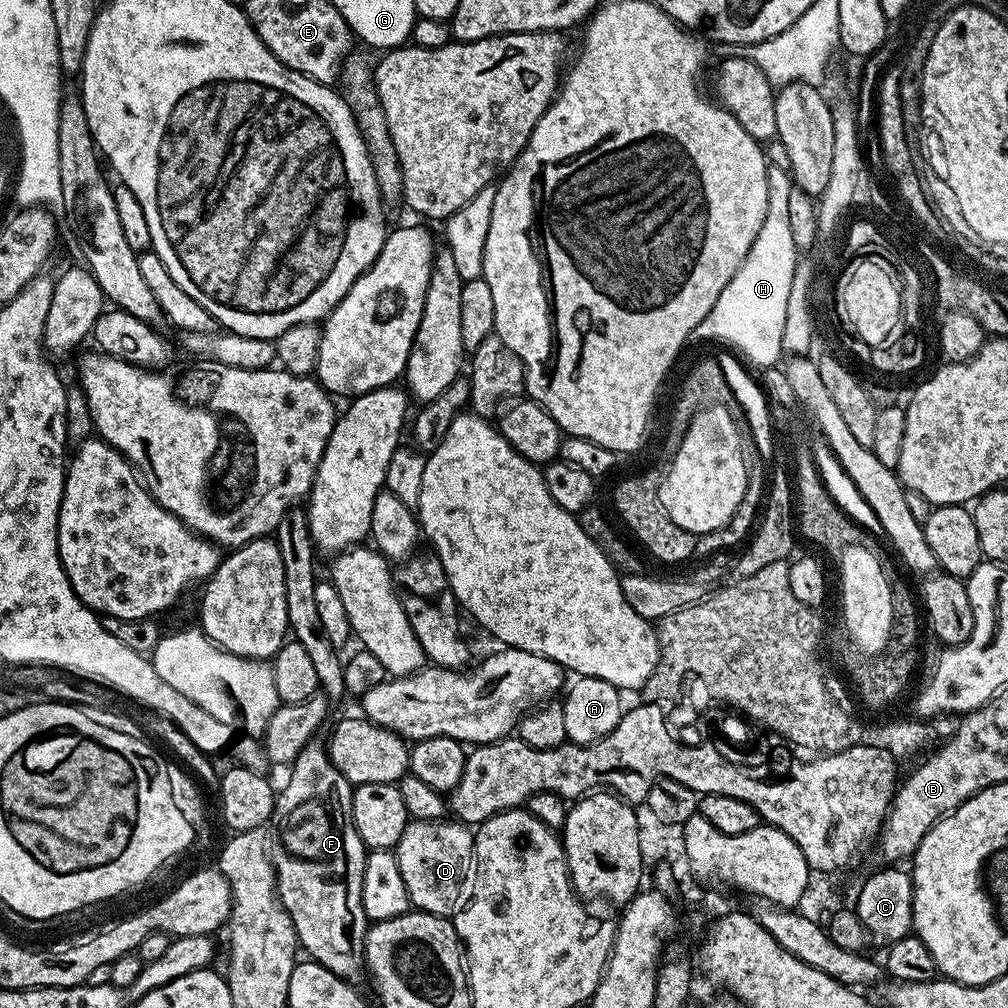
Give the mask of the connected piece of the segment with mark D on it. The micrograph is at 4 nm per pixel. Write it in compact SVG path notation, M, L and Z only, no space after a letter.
M448 818L412 820L394 851L398 870L402 870L402 882L406 882L408 903L413 909L452 918L472 901L476 869L474 832L469 825Z

